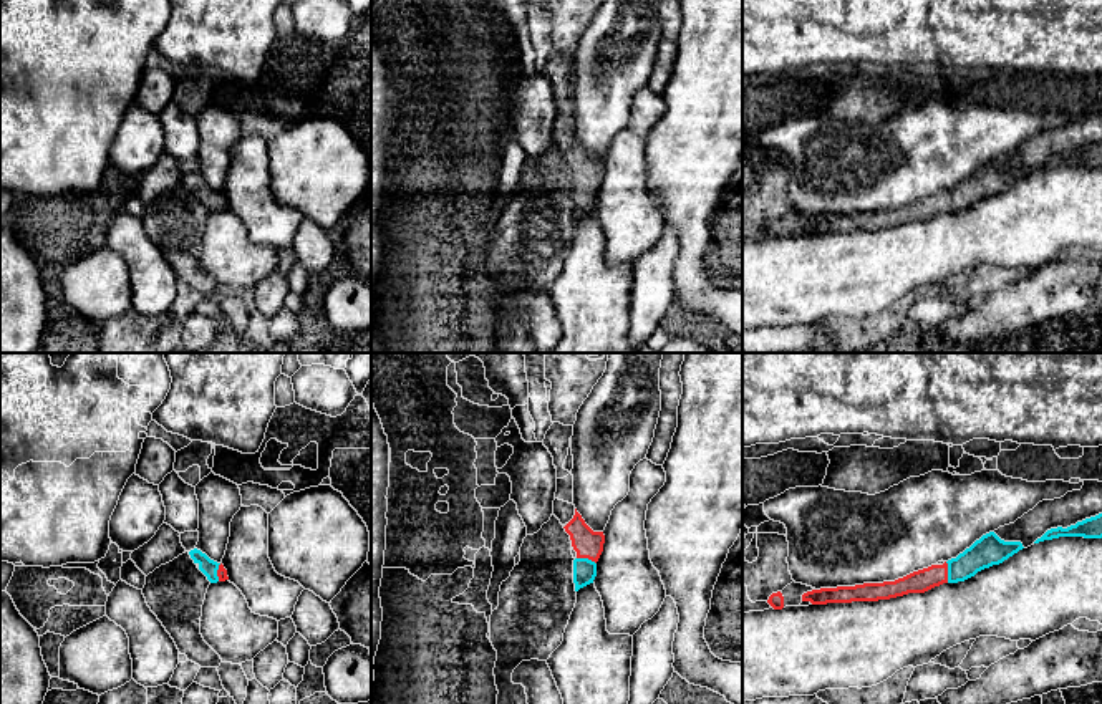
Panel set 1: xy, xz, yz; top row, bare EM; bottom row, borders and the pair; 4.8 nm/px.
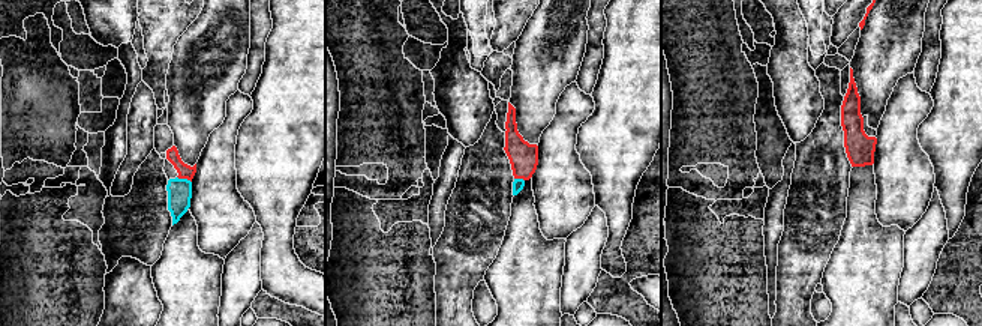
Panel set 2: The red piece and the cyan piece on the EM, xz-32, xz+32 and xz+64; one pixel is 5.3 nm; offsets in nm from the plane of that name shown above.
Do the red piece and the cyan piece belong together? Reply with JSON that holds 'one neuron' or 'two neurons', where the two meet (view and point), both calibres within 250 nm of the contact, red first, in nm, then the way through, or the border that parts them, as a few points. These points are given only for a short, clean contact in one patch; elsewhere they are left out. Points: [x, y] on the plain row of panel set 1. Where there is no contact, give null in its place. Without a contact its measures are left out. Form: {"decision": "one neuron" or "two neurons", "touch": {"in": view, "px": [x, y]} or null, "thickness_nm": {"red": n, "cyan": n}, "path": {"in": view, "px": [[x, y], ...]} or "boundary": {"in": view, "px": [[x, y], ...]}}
{"decision": "one neuron", "touch": {"in": "yz", "px": [947, 201]}, "thickness_nm": {"red": 110, "cyan": 150}, "path": {"in": "yz", "px": [[918, 211], [947, 201], [961, 197], [990, 178]]}}

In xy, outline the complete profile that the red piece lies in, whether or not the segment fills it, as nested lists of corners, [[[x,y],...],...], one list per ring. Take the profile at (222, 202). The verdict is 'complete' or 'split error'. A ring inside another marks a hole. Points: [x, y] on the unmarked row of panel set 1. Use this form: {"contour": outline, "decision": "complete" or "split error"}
{"contour": [[[197,177],[191,179],[189,184],[194,189],[194,192],[199,194],[199,199],[207,205],[210,212],[229,209],[227,199],[222,192],[210,189],[205,182],[202,182]]], "decision": "split error"}

